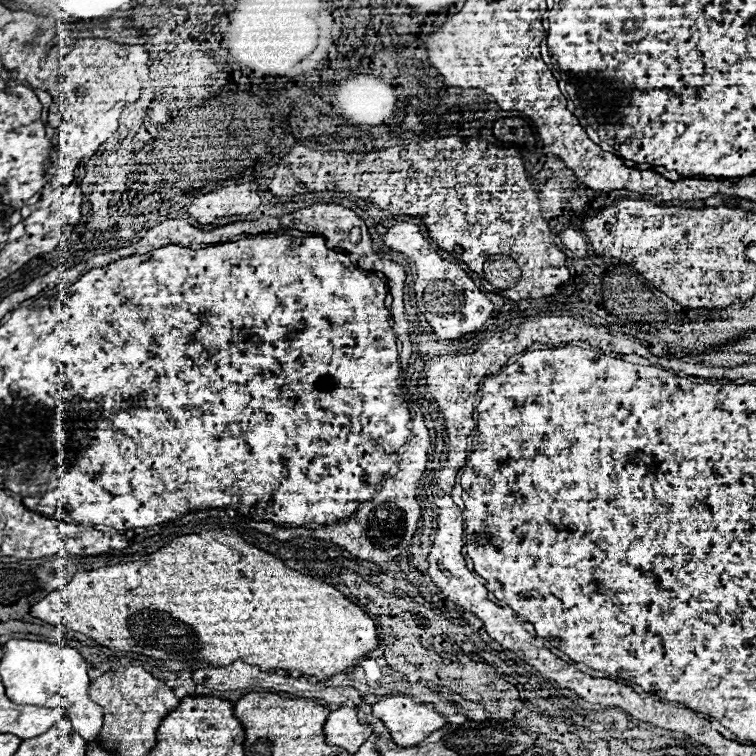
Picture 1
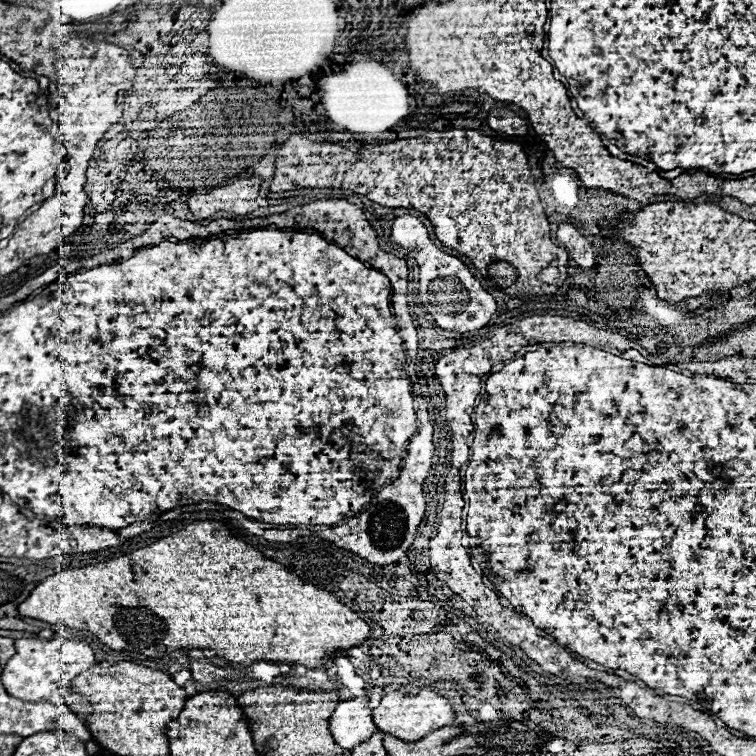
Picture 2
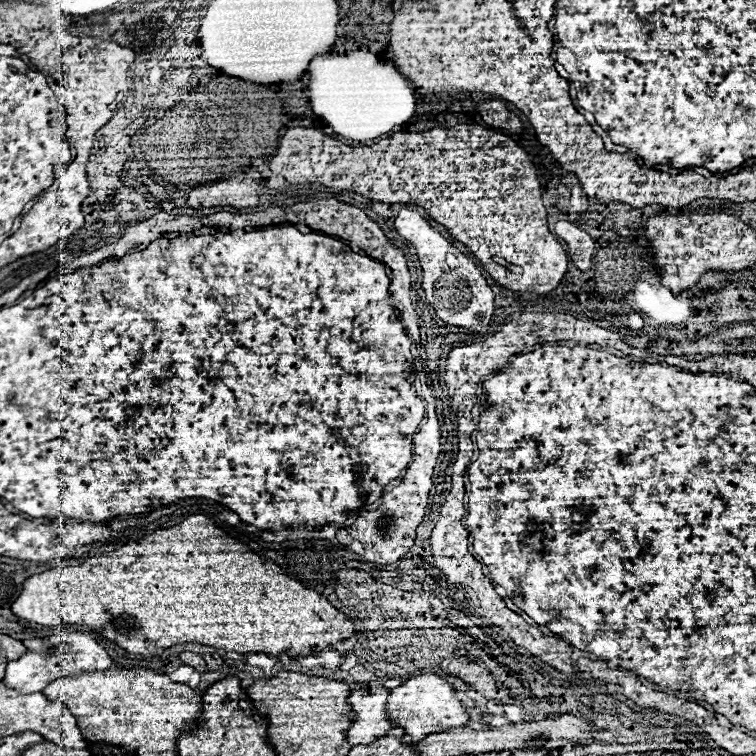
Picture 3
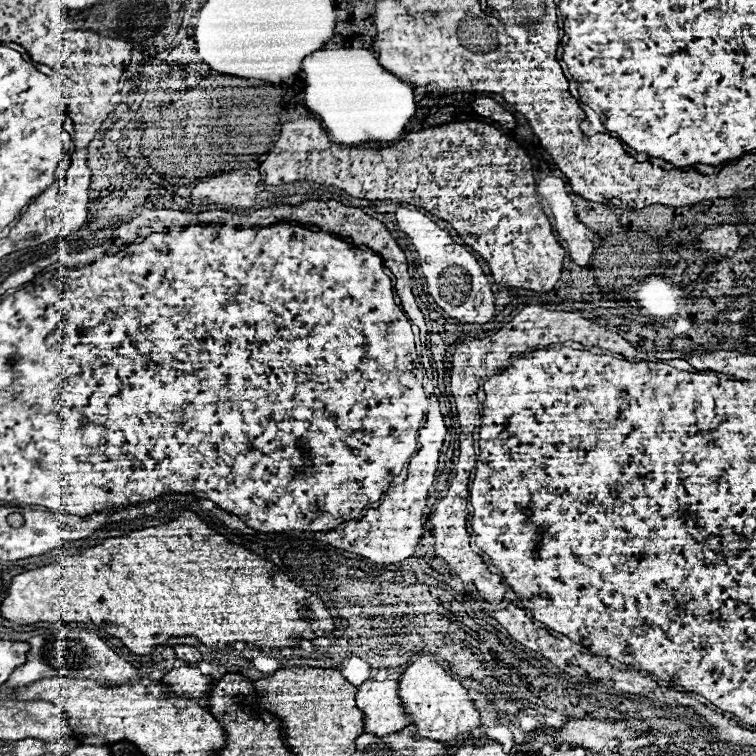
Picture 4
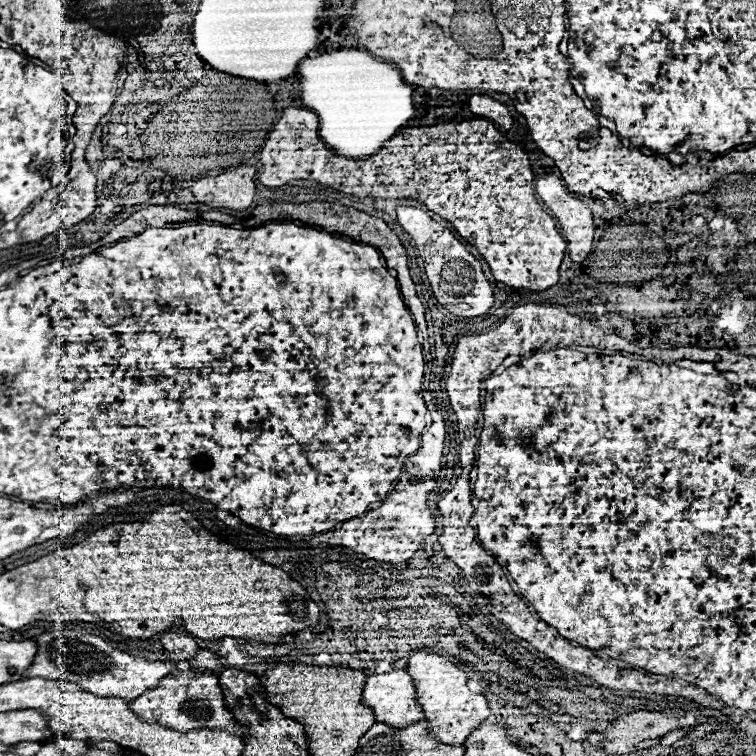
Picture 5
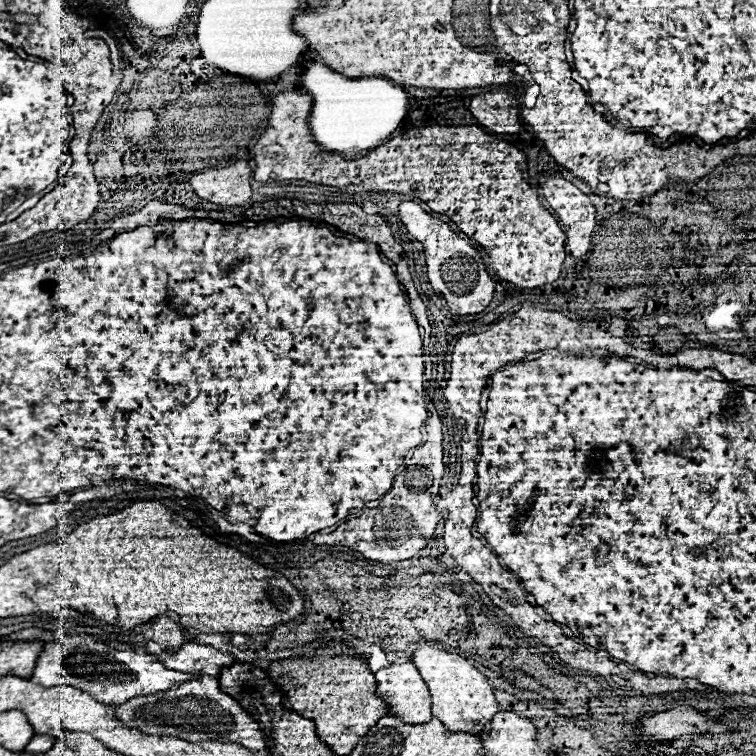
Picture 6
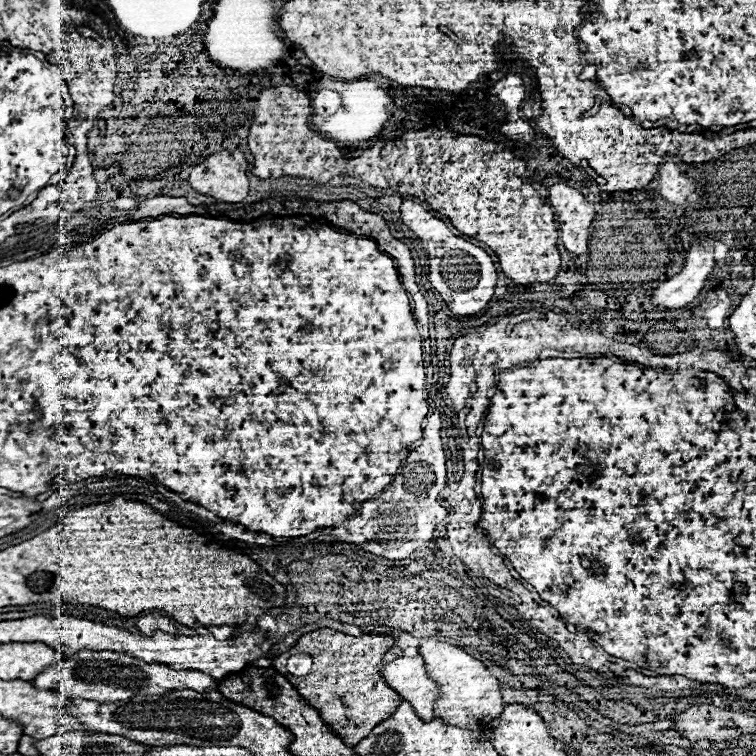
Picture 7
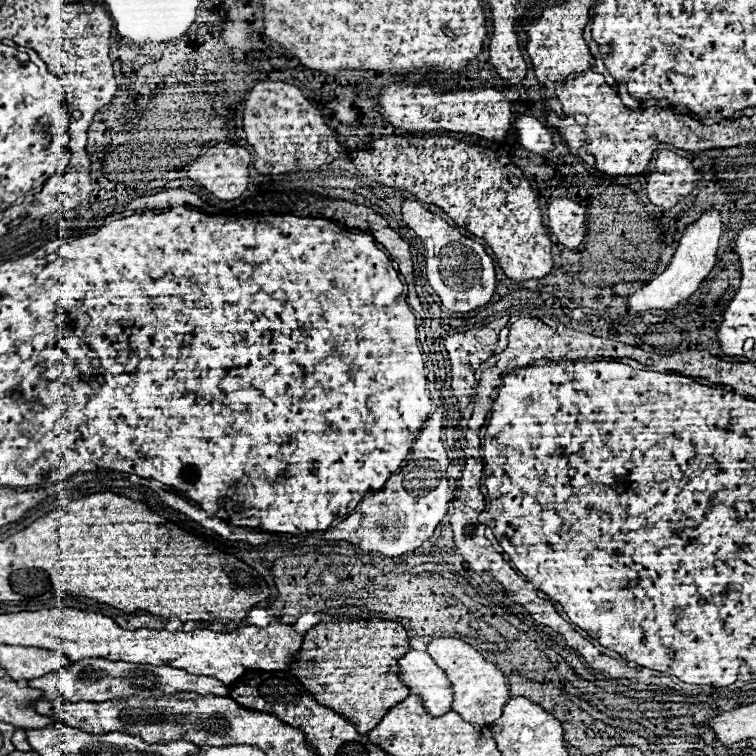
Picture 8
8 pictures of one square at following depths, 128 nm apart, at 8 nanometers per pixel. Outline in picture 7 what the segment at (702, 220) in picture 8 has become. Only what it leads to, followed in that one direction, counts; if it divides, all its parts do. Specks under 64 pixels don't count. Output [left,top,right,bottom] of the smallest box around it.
[652,238,714,310]

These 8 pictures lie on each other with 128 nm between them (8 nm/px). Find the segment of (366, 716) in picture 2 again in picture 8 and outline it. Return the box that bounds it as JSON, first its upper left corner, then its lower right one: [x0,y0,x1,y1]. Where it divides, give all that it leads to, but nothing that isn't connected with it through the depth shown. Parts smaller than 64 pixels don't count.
[398,652,452,716]

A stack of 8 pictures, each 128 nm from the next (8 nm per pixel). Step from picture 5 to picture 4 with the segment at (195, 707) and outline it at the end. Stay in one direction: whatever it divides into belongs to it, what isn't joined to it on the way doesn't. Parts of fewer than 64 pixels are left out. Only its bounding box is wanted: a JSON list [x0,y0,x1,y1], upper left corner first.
[160,666,214,706]

